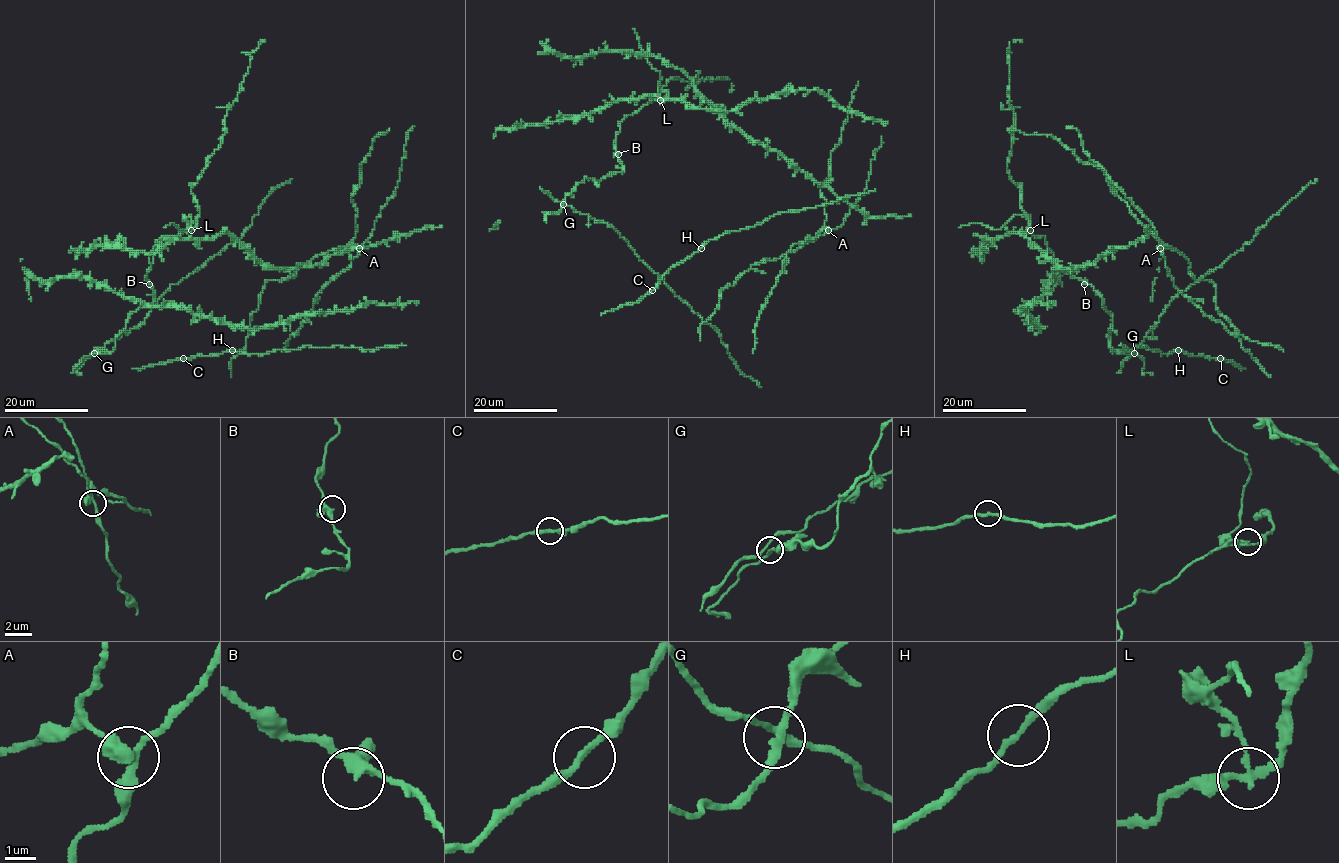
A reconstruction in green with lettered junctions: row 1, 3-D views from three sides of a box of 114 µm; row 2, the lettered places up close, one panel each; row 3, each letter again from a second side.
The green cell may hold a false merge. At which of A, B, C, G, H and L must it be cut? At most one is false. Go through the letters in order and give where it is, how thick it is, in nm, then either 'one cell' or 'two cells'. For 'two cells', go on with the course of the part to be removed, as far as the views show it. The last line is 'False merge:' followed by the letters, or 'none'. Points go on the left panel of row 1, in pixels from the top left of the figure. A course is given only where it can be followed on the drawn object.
A: place (359, 248); calibre 200 nm; one cell
B: place (149, 284); calibre 240 nm; one cell
C: place (183, 358); calibre 240 nm; one cell
G: place (94, 353); calibre 200 nm; one cell
H: place (232, 350); calibre 200 nm; one cell
L: place (191, 230); calibre 200 nm; two cells; course (191, 230), (186, 219), (189, 215), (191, 226), (184, 230), (174, 224), (164, 227)
False merge: L

